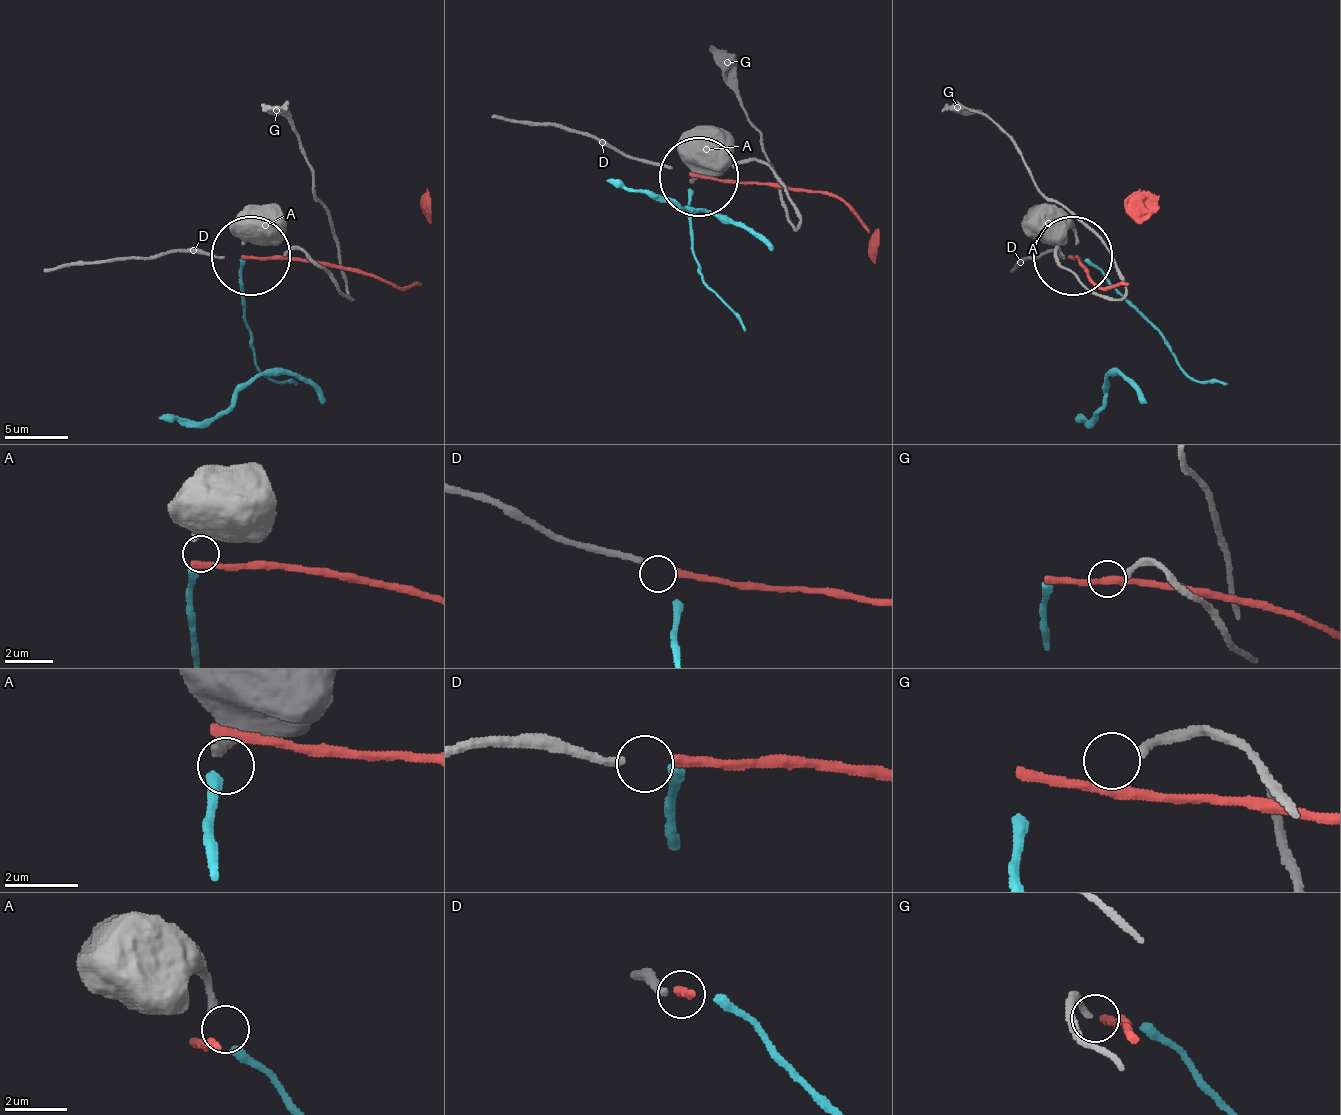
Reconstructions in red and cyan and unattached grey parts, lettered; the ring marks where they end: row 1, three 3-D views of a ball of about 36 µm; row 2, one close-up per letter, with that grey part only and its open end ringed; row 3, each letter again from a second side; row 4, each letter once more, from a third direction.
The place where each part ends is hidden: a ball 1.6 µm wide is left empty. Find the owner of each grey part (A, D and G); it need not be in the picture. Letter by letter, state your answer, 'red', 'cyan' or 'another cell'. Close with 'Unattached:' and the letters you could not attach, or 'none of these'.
A: cyan
D: red
G: another cell
Unattached: G

